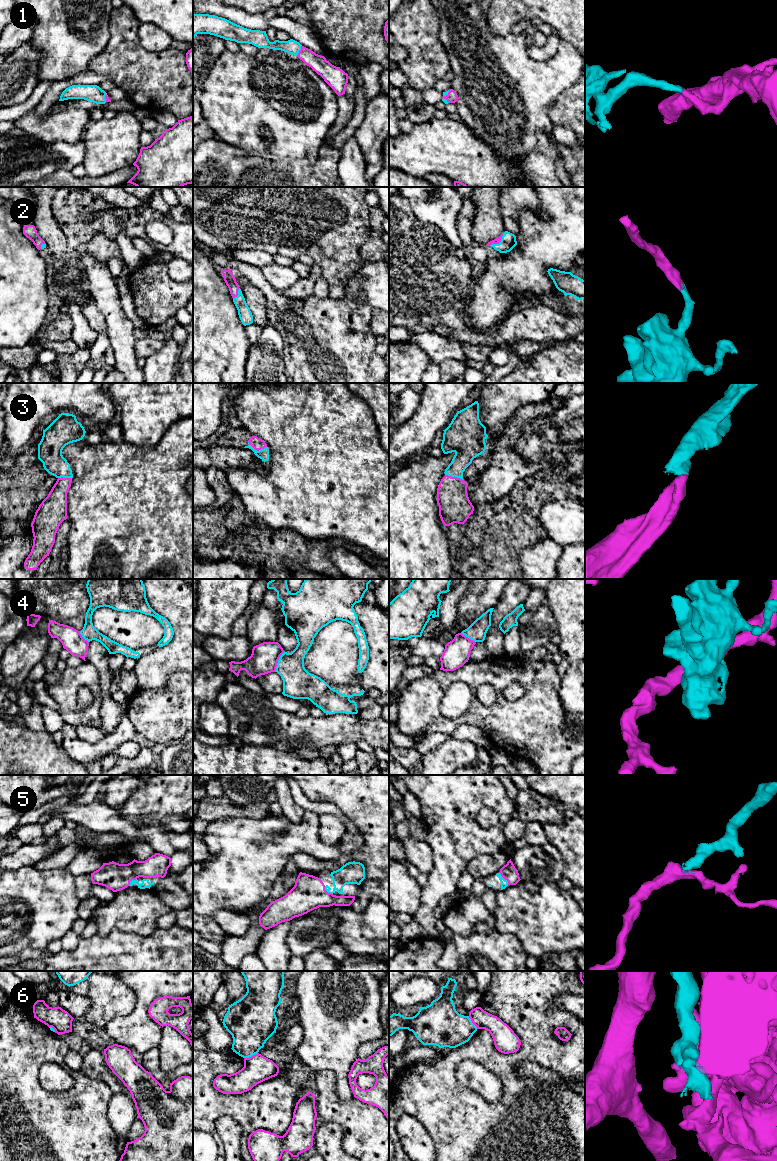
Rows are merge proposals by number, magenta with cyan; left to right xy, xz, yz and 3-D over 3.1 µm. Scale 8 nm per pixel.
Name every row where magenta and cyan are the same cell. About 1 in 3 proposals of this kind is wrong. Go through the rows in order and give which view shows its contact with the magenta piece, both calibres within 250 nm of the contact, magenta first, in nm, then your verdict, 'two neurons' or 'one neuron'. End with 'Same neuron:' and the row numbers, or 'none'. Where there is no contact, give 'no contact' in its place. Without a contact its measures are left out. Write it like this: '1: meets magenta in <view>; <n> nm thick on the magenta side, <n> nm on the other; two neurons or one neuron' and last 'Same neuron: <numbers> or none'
1: meets magenta in xz; 140 nm thick on the magenta side, 120 nm on the other; one neuron
2: meets magenta in yz; 50 nm thick on the magenta side, 120 nm on the other; one neuron
3: meets magenta in xz; 90 nm thick on the magenta side, 90 nm on the other; one neuron
4: meets magenta in xz; 220 nm thick on the magenta side, 240 nm on the other; two neurons
5: meets magenta in yz; 120 nm thick on the magenta side, 60 nm on the other; one neuron
6: meets magenta in xz; 220 nm thick on the magenta side, 360 nm on the other; two neurons
Same neuron: 1, 2, 3, 5

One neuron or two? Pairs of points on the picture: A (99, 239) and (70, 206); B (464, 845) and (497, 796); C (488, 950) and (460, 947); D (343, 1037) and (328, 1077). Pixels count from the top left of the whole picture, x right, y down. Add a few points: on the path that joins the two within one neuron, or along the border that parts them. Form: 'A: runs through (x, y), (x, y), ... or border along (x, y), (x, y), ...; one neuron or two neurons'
A: border along (115, 239), (97, 233), (84, 247); two neurons
B: runs through (464, 829), (464, 815), (481, 798); one neuron
C: runs through (481, 950), (476, 947), (467, 947); one neuron
D: border along (315, 1072), (330, 1070), (335, 1074), (336, 1094); two neurons

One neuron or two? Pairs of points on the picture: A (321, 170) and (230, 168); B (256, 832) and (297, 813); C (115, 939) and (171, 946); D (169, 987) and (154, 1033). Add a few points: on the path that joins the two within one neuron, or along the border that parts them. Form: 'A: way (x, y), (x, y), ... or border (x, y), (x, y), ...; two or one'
A: way (298, 172), (266, 172), (261, 167), (253, 165); one
B: border (305, 811), (302, 819), (295, 824); two
C: way (129, 946), (157, 946); one
D: way (155, 990), (143, 1002), (143, 1019); one

